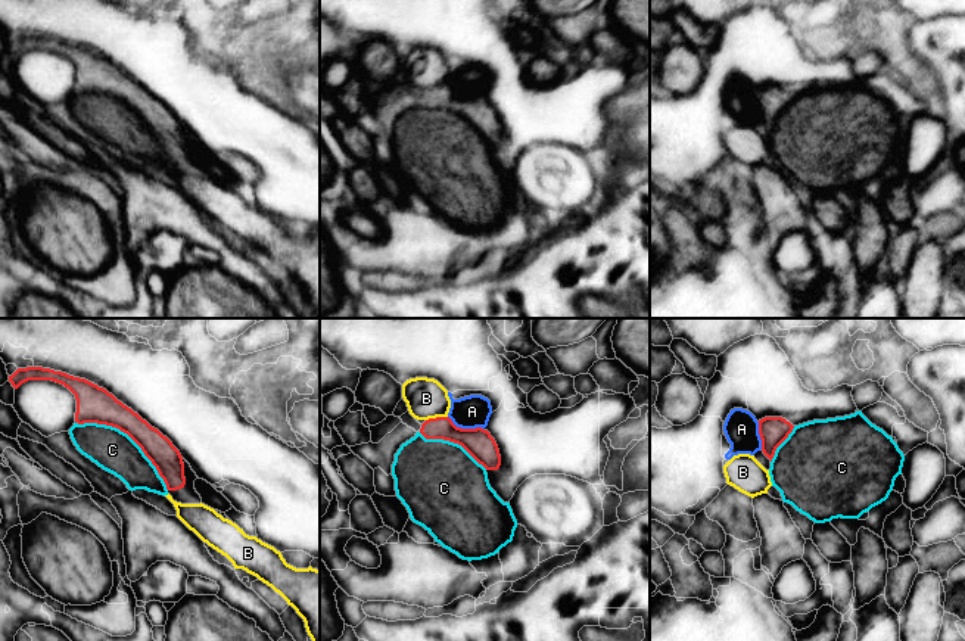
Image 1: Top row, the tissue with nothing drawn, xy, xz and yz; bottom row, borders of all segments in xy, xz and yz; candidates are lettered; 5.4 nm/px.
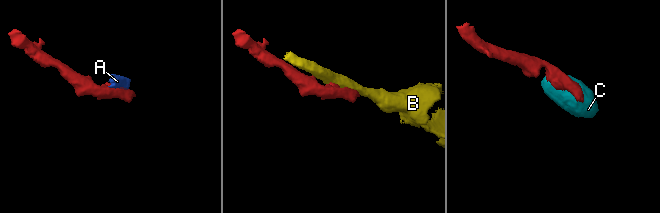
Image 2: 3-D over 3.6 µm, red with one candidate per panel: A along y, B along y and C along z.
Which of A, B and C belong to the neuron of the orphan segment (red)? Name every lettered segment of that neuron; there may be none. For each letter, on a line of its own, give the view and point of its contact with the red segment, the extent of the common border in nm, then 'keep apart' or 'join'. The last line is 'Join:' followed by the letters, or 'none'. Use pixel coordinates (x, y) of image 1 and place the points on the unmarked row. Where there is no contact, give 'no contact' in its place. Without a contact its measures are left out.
A: contact xz (466, 99); length 220 nm; keep apart
B: contact xz (436, 87); length 120 nm; keep apart
C: contact xy (128, 105); length 650 nm; join
Join: C

